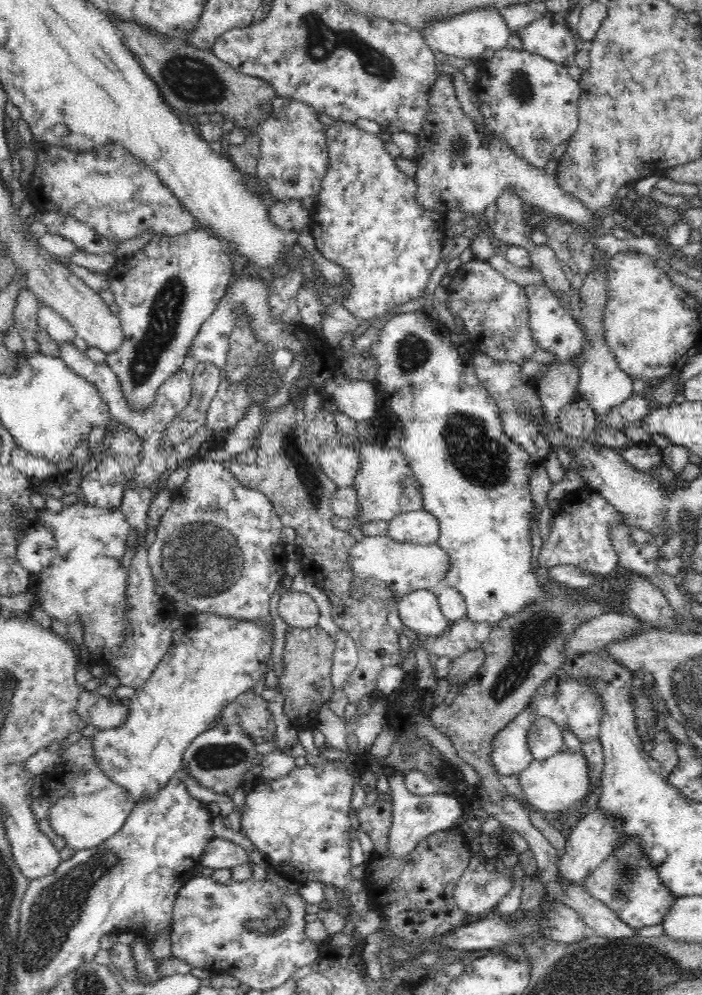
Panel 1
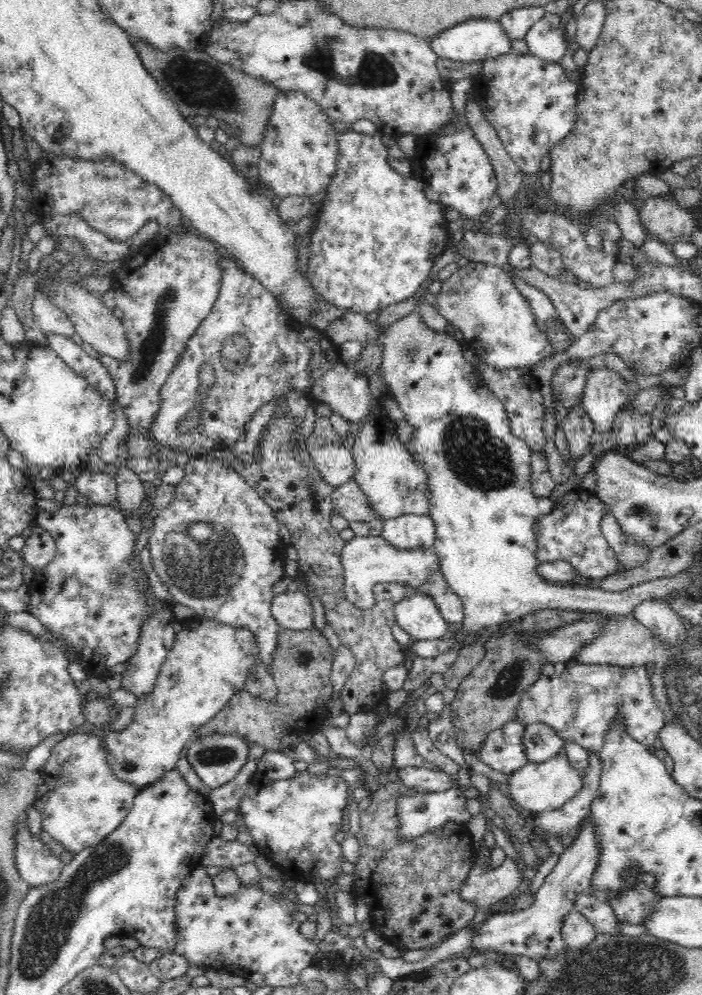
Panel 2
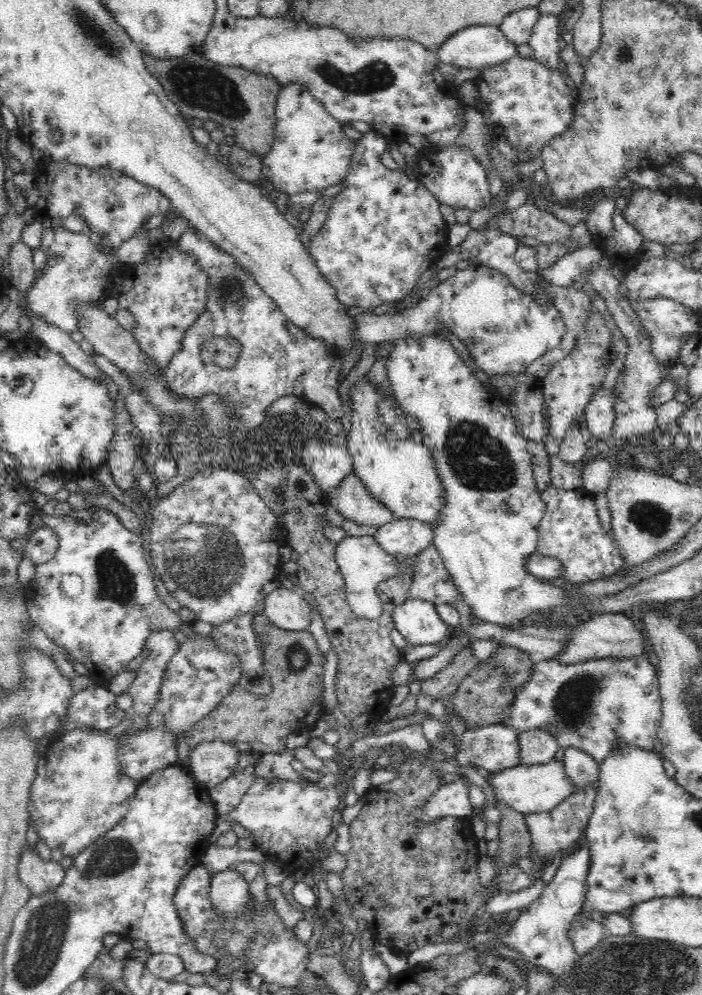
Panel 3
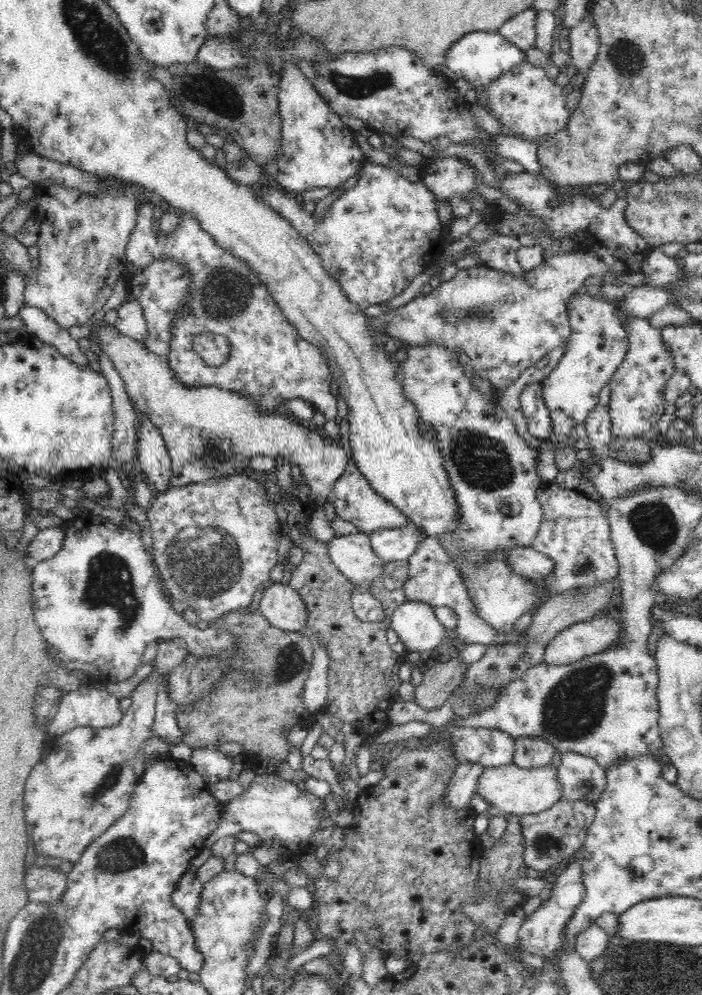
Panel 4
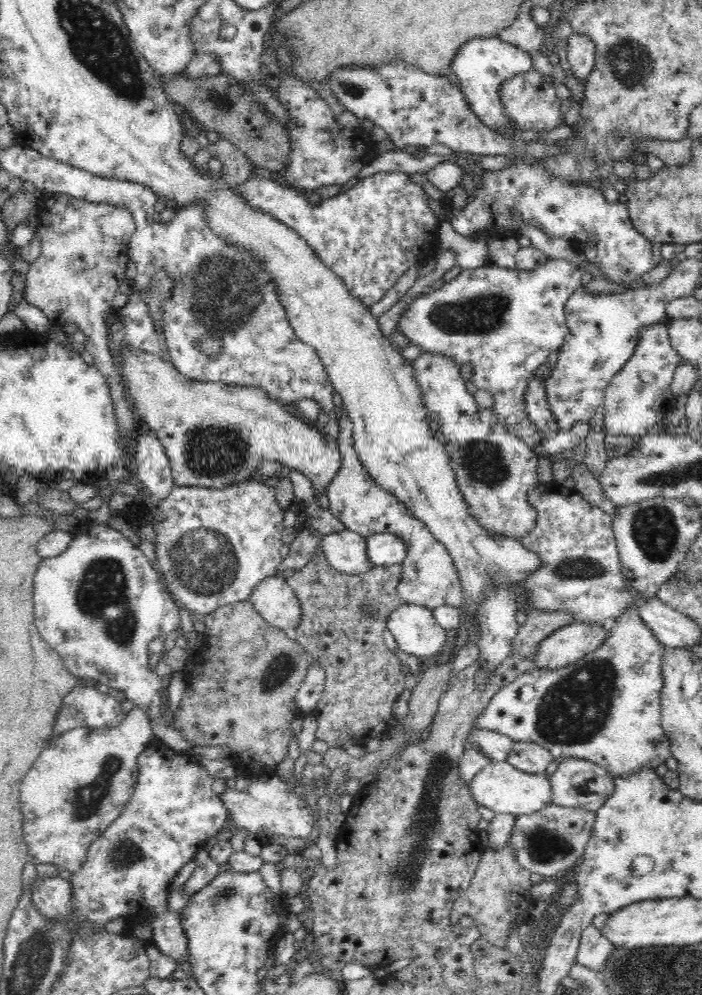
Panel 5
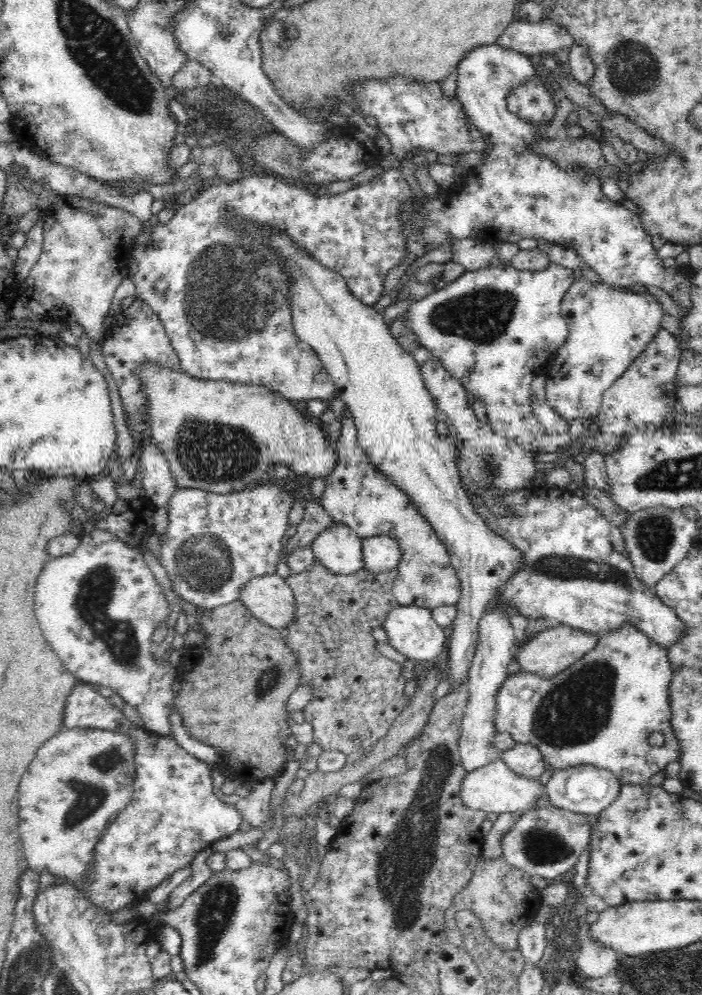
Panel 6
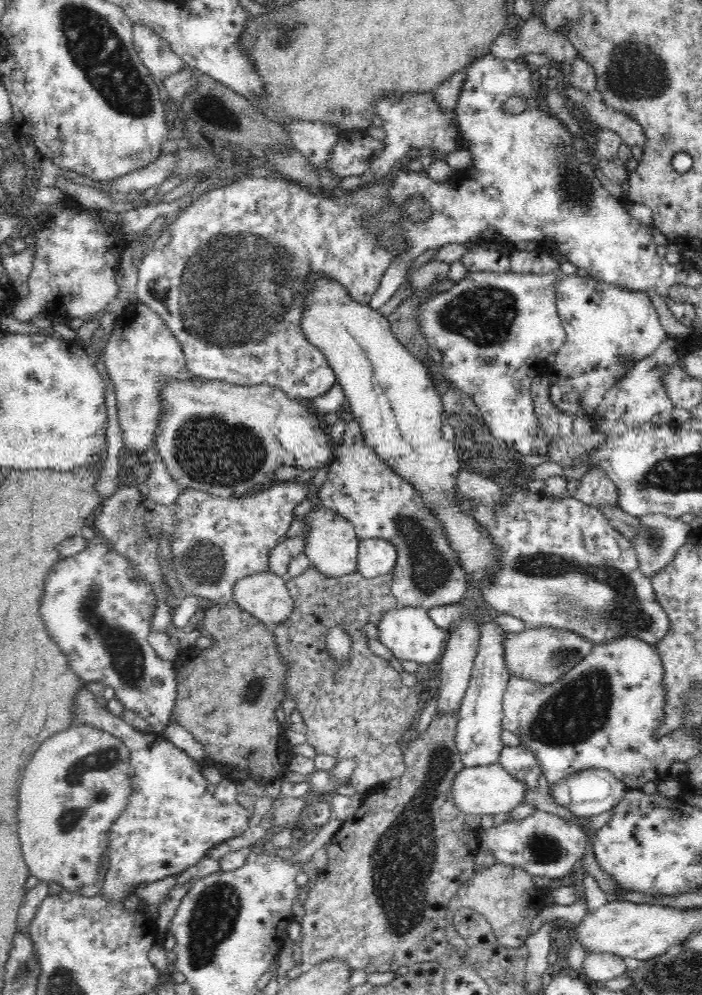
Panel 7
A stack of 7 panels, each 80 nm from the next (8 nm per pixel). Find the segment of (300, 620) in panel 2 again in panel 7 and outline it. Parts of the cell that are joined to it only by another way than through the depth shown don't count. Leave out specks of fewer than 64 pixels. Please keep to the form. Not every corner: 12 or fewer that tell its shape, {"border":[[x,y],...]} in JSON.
{"border":[[270,570],[237,580],[233,602],[269,627],[295,606]]}

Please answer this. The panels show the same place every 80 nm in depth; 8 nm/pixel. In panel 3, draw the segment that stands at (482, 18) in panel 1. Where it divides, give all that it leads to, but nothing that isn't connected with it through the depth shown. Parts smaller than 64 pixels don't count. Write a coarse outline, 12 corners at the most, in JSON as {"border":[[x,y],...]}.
{"border":[[468,26],[442,46],[438,60],[484,70],[516,57],[499,26]]}

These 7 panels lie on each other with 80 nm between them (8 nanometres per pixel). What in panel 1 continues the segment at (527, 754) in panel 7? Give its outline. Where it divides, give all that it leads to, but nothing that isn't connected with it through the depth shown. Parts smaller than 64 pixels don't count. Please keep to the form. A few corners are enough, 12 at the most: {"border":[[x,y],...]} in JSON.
{"border":[[547,717],[528,734],[533,760],[565,749],[563,731]]}

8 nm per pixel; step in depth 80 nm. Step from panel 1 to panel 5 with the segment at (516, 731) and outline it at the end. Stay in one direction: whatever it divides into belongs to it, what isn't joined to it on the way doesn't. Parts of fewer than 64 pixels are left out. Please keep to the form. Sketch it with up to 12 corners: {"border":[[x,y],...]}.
{"border":[[474,728],[466,744],[490,761],[506,761],[515,742],[504,734]]}

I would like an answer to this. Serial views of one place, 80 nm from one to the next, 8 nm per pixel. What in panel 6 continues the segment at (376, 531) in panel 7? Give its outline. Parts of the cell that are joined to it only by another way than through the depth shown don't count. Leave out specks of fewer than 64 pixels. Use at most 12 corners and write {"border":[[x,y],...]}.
{"border":[[343,417],[319,503],[363,539],[404,554],[401,606],[456,605],[446,545],[380,473]]}

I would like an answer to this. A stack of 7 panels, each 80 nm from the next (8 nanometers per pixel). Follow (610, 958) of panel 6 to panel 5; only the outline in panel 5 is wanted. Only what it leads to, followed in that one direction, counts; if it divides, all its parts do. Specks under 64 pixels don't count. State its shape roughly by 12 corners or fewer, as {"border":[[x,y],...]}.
{"border":[[594,925],[582,933],[577,963],[600,972],[615,946]]}

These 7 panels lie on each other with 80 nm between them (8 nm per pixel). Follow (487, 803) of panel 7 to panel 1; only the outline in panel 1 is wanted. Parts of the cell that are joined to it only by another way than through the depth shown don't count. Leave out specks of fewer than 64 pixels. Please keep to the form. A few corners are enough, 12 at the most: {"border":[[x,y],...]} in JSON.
{"border":[[564,750],[519,774],[531,806],[547,815],[588,796],[583,754]]}

